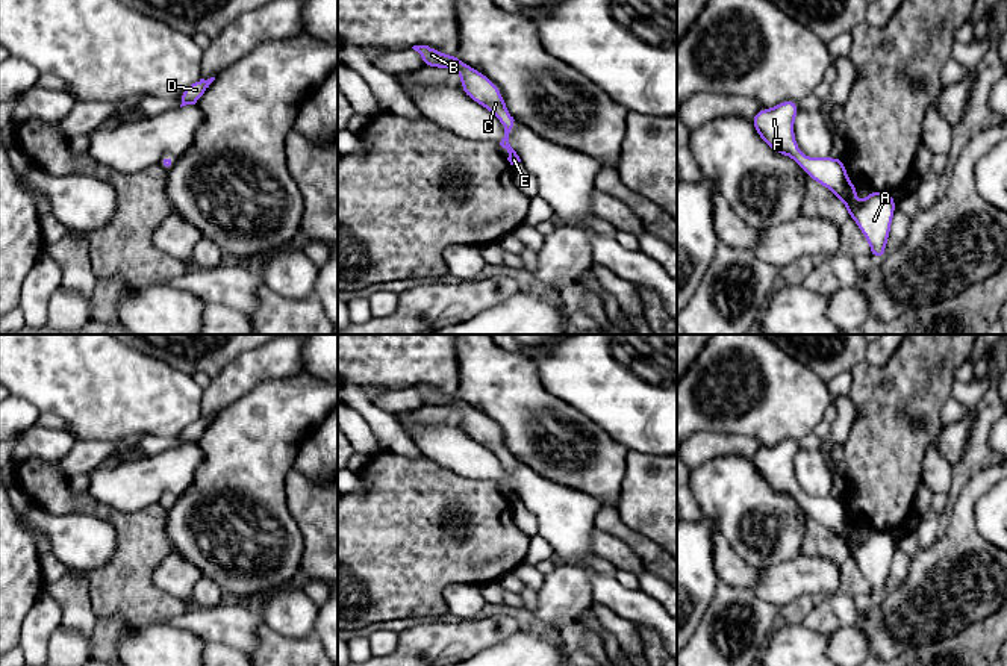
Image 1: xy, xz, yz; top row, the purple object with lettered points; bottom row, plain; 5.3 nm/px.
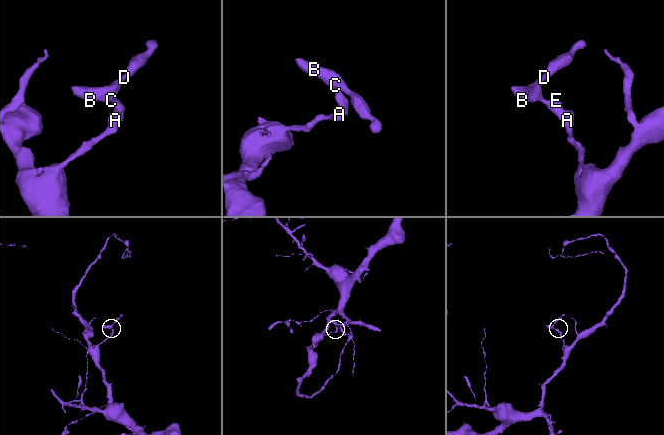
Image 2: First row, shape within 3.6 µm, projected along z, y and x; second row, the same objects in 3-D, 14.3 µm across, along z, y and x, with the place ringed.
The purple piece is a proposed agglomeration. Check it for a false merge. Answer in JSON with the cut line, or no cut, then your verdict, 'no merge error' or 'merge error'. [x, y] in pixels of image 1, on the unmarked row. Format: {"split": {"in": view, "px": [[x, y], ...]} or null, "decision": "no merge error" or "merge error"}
{"split": null, "decision": "no merge error"}

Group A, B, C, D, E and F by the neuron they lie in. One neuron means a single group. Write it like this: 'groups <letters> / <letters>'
groups A B C D E F

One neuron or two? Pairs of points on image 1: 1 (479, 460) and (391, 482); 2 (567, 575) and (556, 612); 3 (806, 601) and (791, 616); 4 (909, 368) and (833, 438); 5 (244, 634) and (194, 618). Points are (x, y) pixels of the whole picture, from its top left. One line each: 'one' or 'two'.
1: two
2: one
3: one
4: two
5: one

